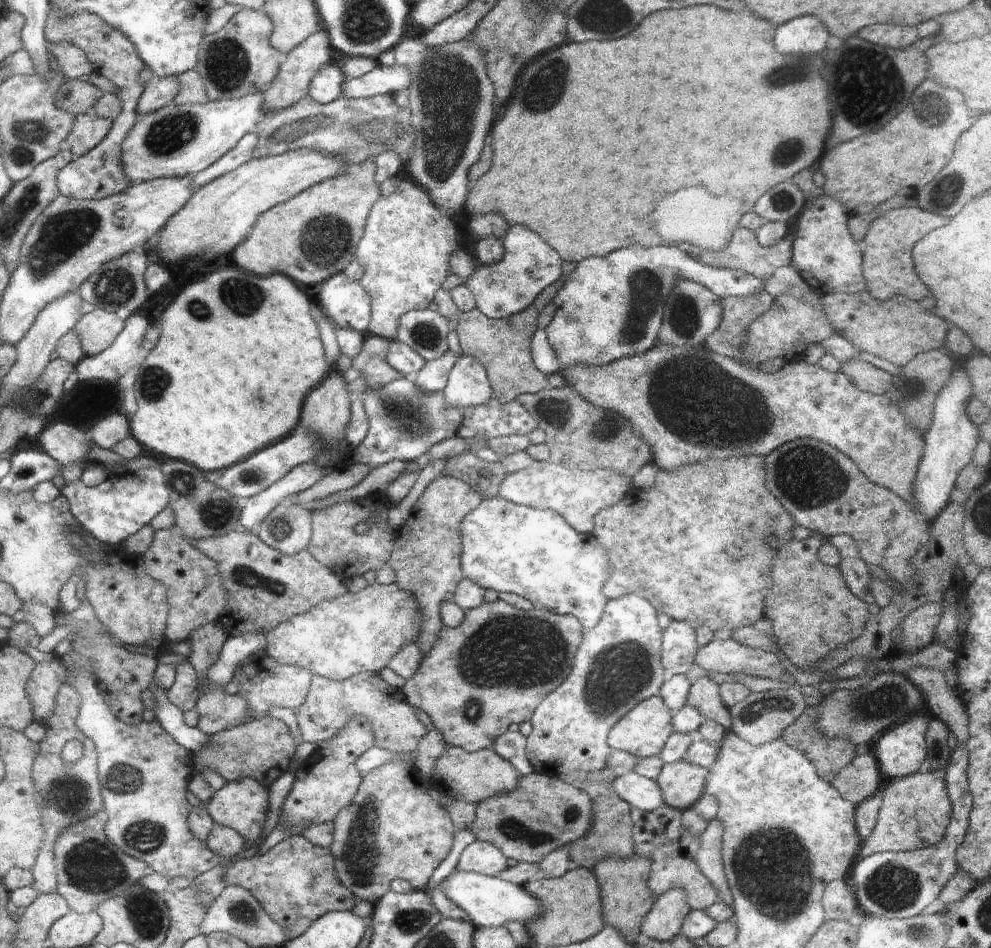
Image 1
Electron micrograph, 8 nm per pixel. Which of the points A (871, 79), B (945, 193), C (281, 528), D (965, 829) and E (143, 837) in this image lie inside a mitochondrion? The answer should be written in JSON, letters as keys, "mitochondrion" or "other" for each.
{"A":"mitochondrion","B":"mitochondrion","C":"mitochondrion","D":"other","E":"mitochondrion"}

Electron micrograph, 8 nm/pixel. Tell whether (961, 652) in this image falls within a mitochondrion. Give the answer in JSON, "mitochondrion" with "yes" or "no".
{"mitochondrion":"no"}

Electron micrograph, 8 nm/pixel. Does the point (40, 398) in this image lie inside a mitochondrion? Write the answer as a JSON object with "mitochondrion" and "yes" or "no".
{"mitochondrion":"yes"}

